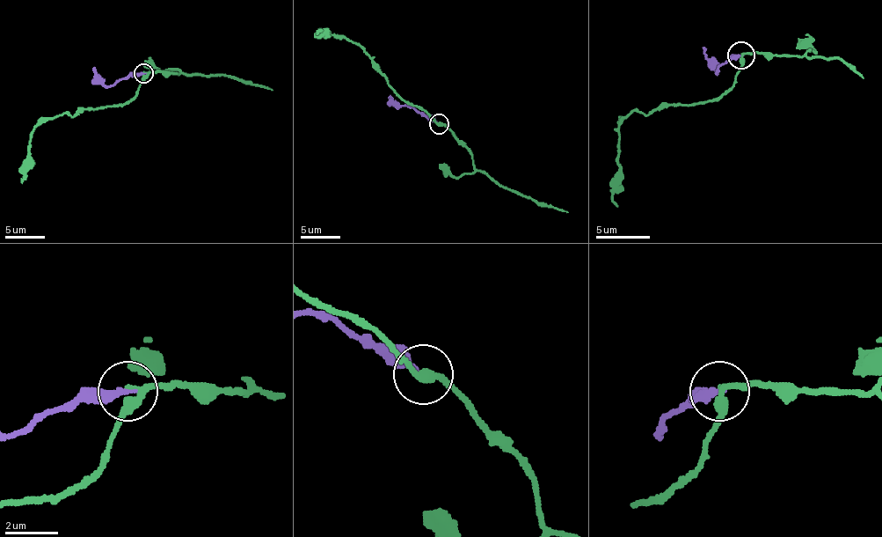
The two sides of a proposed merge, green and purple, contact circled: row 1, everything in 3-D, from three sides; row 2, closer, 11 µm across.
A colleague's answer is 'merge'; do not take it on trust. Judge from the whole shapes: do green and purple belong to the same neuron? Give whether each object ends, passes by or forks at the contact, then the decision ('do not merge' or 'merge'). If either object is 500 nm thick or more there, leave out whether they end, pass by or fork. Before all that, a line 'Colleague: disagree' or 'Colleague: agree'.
Colleague: agree
green passes by | purple ends | merge

